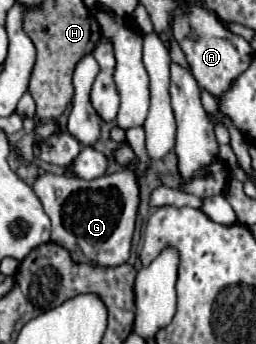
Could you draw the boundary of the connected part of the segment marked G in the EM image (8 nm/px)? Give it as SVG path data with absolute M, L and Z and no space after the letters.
M143 127L126 131L126 140L138 154L139 169L125 169L113 175L103 175L93 181L79 177L45 173L33 183L33 191L39 197L47 217L51 219L51 239L71 251L75 261L95 261L103 267L121 265L129 259L131 239L135 231L135 219L139 209L139 171L147 171L149 157L145 148Z

